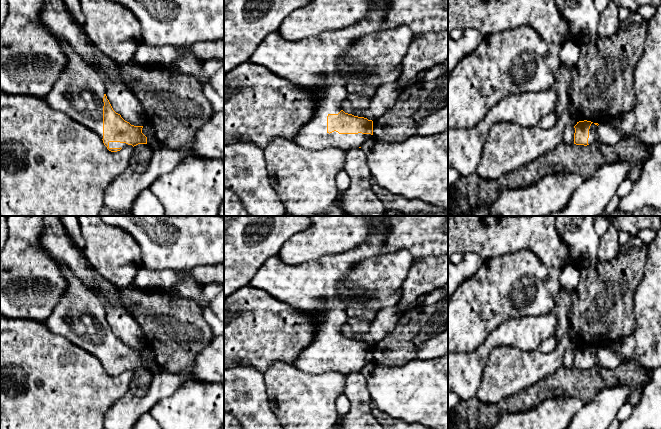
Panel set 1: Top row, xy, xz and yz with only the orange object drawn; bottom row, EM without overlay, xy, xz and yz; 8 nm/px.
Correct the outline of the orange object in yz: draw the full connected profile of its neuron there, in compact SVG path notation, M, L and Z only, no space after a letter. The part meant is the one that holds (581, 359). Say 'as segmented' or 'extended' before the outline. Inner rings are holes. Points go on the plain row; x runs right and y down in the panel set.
extended; M579 345L574 350L574 368L587 370L596 366L597 350L598 347L591 345Z

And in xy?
extended; M46 251L46 254L60 266L61 272L68 282L66 293L55 306L53 312L44 322L54 334L66 338L74 345L96 357L111 376L120 375L127 370L147 368L147 361L142 357L143 350L134 350L116 337L106 320L101 299L89 292L83 282L75 276L71 269L58 258Z

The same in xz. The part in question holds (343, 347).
extended; M372 216L368 239L351 251L326 255L319 260L295 266L283 263L278 256L272 256L262 264L249 285L265 291L300 312L309 312L318 325L311 343L300 353L293 366L311 374L348 374L361 371L372 362L372 344L345 337L341 333L341 327L348 323L346 309L349 304L340 296L338 287L355 265L372 257L400 250L409 251L413 262L427 256L448 253L448 216Z

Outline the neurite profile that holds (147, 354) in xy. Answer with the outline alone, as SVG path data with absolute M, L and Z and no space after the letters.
M144 348L142 352L142 357L147 361L147 369L155 371L158 367L155 364L154 351Z

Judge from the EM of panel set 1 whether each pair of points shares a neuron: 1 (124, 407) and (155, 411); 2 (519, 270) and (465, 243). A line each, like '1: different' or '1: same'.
1: different
2: different

